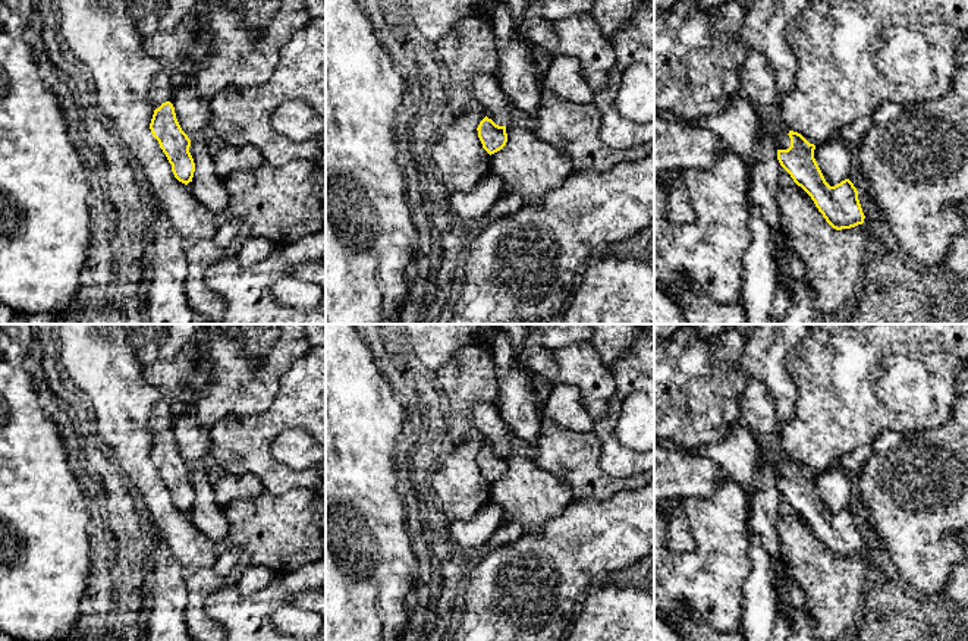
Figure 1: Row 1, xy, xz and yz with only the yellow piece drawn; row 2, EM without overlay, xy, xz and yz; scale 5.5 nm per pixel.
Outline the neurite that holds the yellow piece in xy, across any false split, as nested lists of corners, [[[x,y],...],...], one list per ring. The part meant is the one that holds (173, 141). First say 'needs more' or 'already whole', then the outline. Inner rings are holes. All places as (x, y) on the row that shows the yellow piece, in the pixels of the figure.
needs more | [[[166,69],[154,76],[151,87],[151,107],[154,110],[150,129],[172,164],[175,177],[188,185],[192,182],[195,163],[189,153],[191,139],[182,131],[172,100],[172,85]]]

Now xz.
already whole | [[[487,116],[480,122],[478,138],[483,144],[483,148],[491,155],[500,151],[507,142],[506,126],[496,125]]]

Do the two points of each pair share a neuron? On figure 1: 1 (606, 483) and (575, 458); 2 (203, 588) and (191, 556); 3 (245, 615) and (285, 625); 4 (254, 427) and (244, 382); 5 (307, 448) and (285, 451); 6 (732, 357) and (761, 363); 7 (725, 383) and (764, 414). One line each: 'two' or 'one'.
1: one
2: one
3: two
4: two
5: one
6: two
7: two

